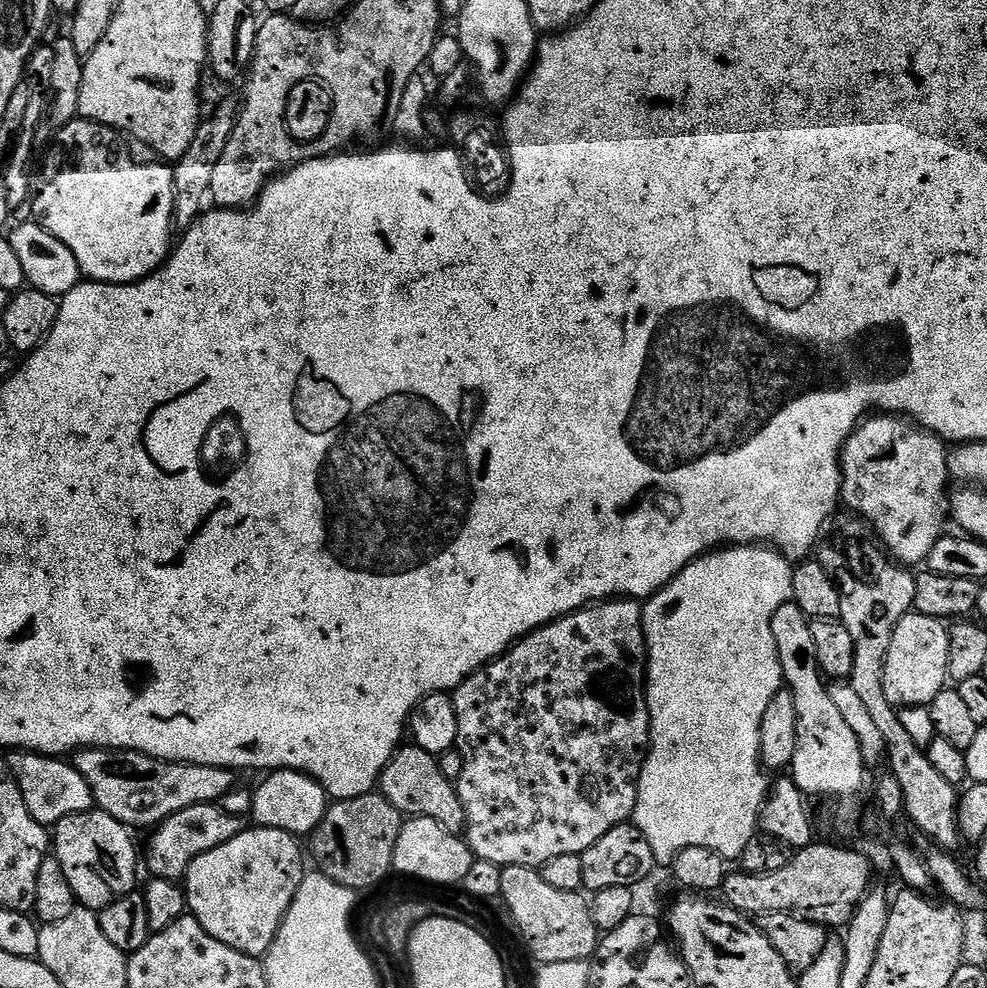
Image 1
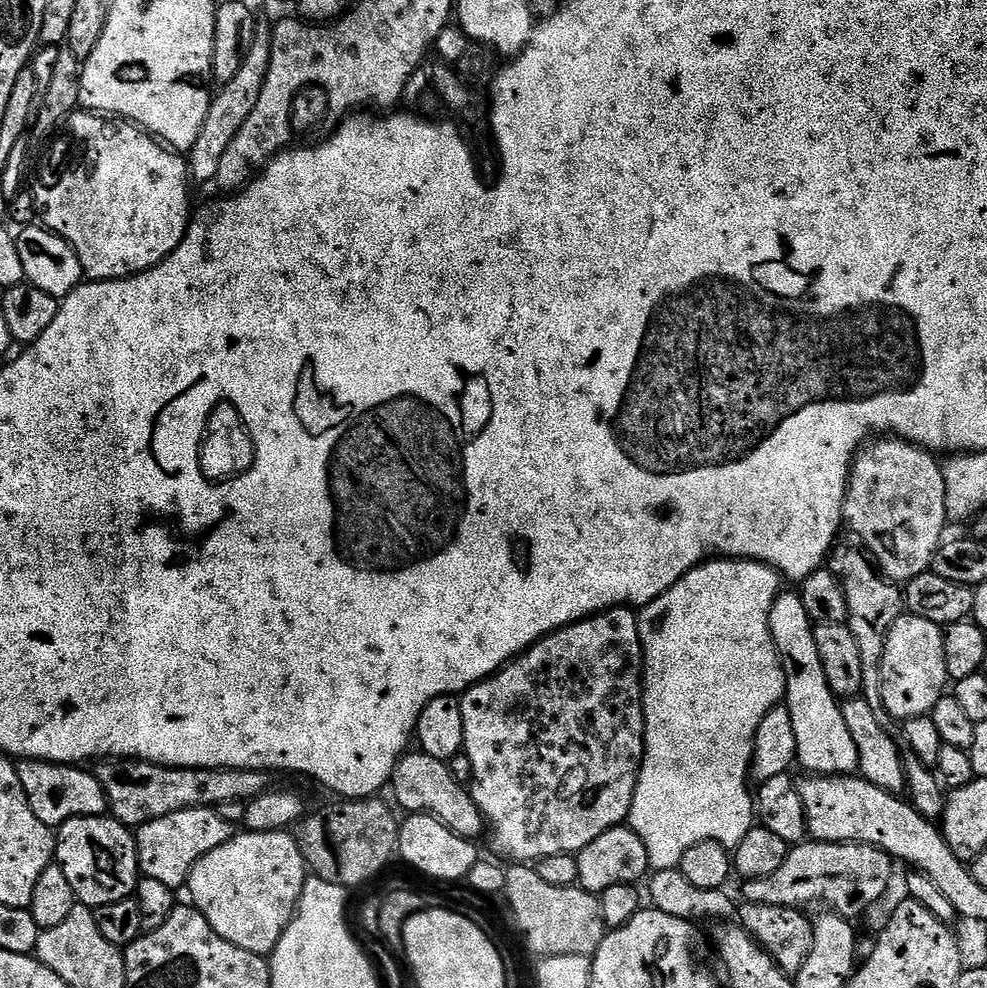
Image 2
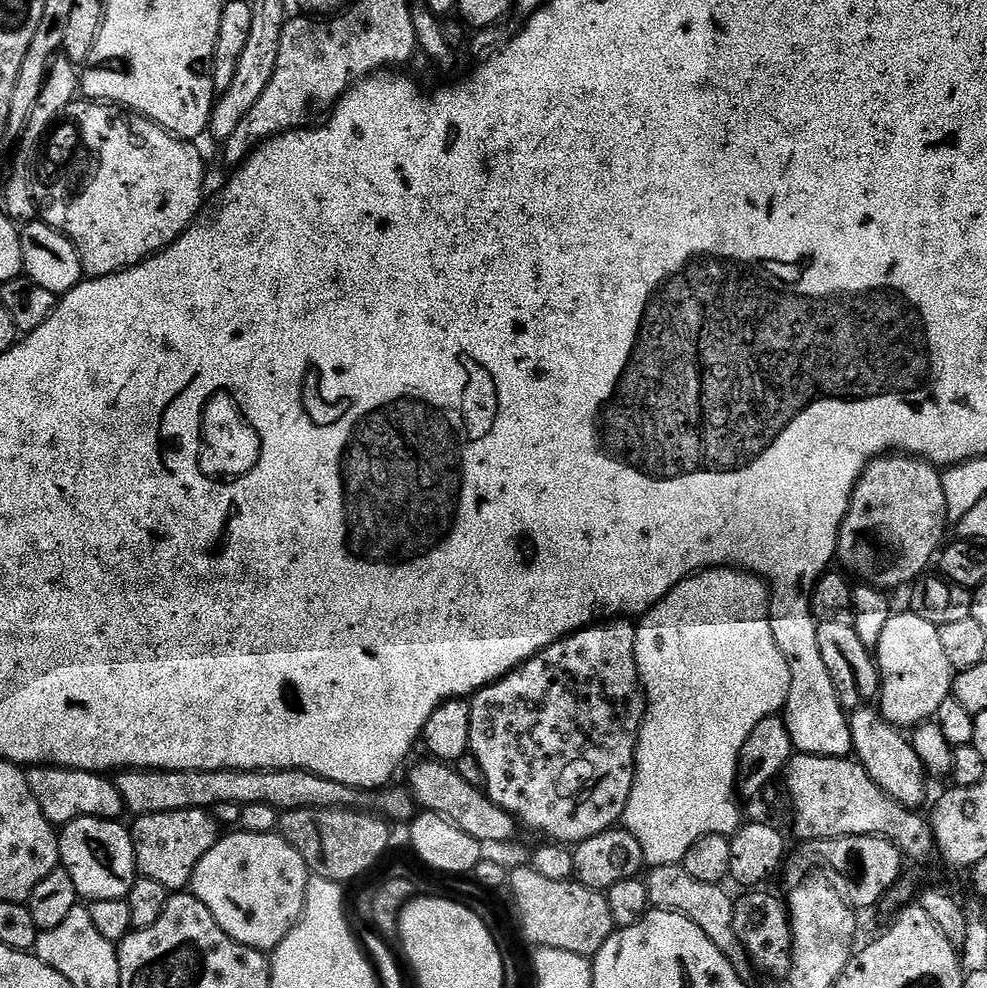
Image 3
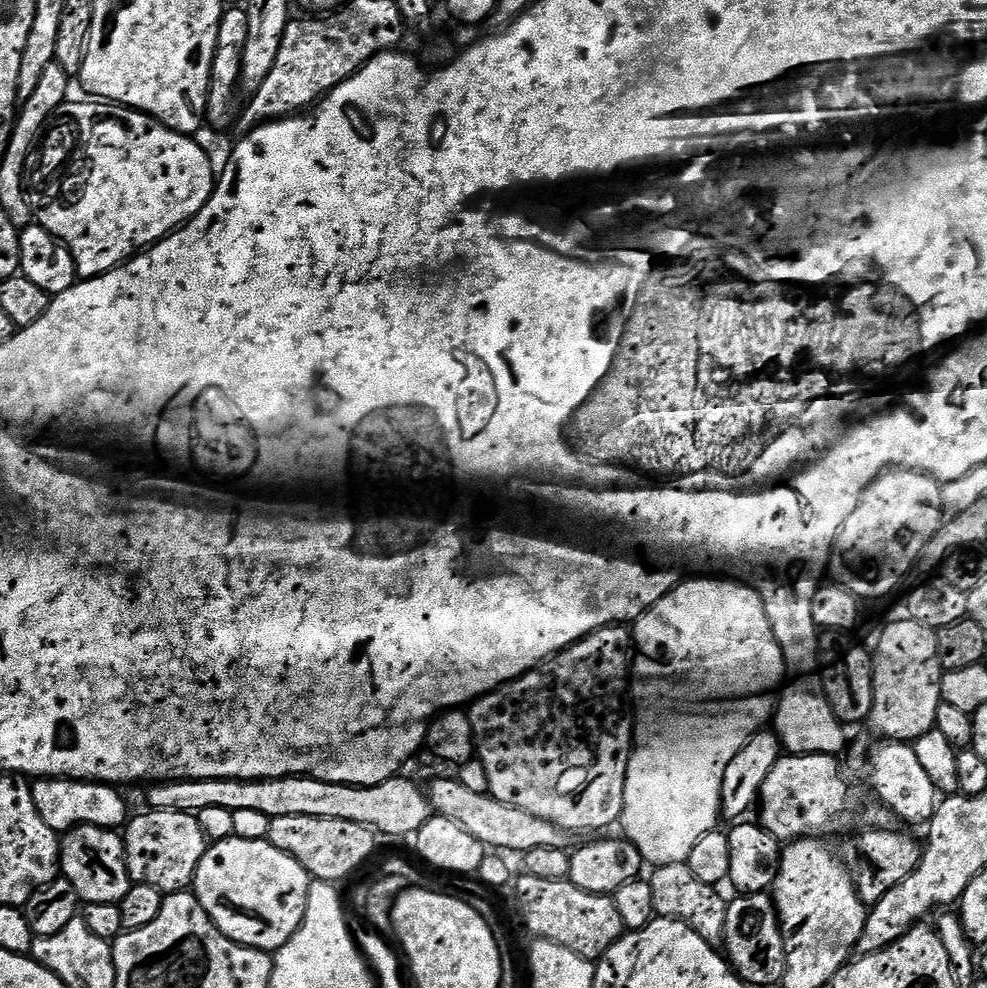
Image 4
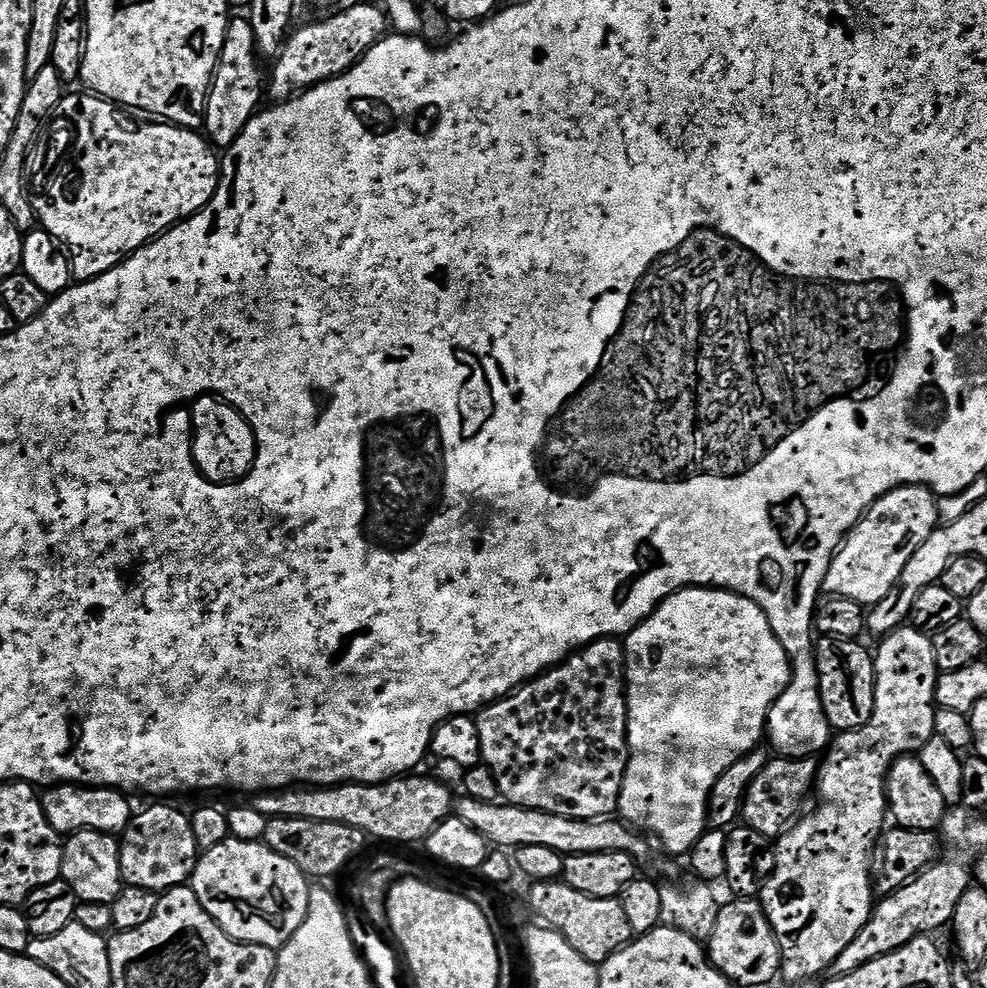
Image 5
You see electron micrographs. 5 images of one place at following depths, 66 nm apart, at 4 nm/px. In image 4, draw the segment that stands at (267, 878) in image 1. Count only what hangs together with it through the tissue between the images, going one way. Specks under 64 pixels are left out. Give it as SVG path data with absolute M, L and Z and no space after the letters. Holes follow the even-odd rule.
M231 836L229 840L215 841L204 851L202 862L194 881L194 891L198 902L210 914L212 921L234 942L242 946L257 948L263 952L275 953L277 948L286 946L293 934L299 930L306 914L306 902L312 880L308 872L290 854L278 850L267 838L251 840Z

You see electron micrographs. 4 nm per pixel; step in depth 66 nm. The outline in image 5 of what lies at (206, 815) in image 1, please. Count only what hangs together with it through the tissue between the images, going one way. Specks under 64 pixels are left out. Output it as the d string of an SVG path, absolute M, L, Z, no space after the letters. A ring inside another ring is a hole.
M152 802L149 808L144 808L133 815L132 820L119 837L120 866L122 878L127 886L138 886L142 890L150 890L157 894L169 892L172 888L187 885L192 878L192 871L196 869L198 849L194 842L194 830L189 813L179 812L171 808L168 802Z

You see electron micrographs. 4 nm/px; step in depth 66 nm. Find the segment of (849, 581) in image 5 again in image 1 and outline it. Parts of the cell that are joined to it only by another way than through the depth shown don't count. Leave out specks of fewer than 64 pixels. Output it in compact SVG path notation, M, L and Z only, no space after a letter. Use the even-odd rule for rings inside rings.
M896 414L869 415L844 442L844 451L840 454L841 501L875 528L883 547L905 566L923 565L930 550L934 550L934 542L938 542L945 531L946 493L950 485L948 453L945 441L939 436L923 431L919 424Z

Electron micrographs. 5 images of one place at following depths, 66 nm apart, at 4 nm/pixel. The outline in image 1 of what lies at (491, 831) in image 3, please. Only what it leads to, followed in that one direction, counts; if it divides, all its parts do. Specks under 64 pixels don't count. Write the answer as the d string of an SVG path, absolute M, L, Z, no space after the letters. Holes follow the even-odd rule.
M401 746L390 758L380 775L379 795L385 796L405 817L434 818L446 830L460 834L465 831L464 807L456 793L456 785L440 769L440 761L415 746Z

